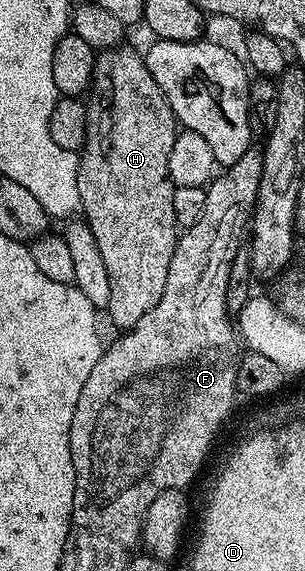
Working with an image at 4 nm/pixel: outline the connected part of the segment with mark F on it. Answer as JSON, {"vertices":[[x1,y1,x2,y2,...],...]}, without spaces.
{"vertices":[[252,147,236,163,225,166,205,186,206,198,204,199,204,215,192,223,192,227,185,230,179,236,172,263,168,267,170,283,167,285,166,295,163,297,162,304,157,309,148,311,140,323,136,323,130,329,125,330,118,338,103,351,97,354,96,360,91,367,91,374,81,388,80,399,77,400,76,411,73,412,71,427,71,459,74,468,74,498,72,505,114,505,114,511,120,511,120,525,136,525,138,519,145,519,148,515,148,507,152,507,152,499,160,495,166,489,181,489,182,482,194,473,197,468,202,468,199,461,208,461,210,454,210,444,216,441,220,430,227,424,228,418,235,412,234,395,239,392,237,387,237,371,240,358,240,337,236,332,235,322,232,320,232,313,226,310,226,298,228,298,228,279,230,264,237,253,239,246,243,244,242,228,248,225,248,214,257,199,257,189,260,187,262,171,261,152]]}

